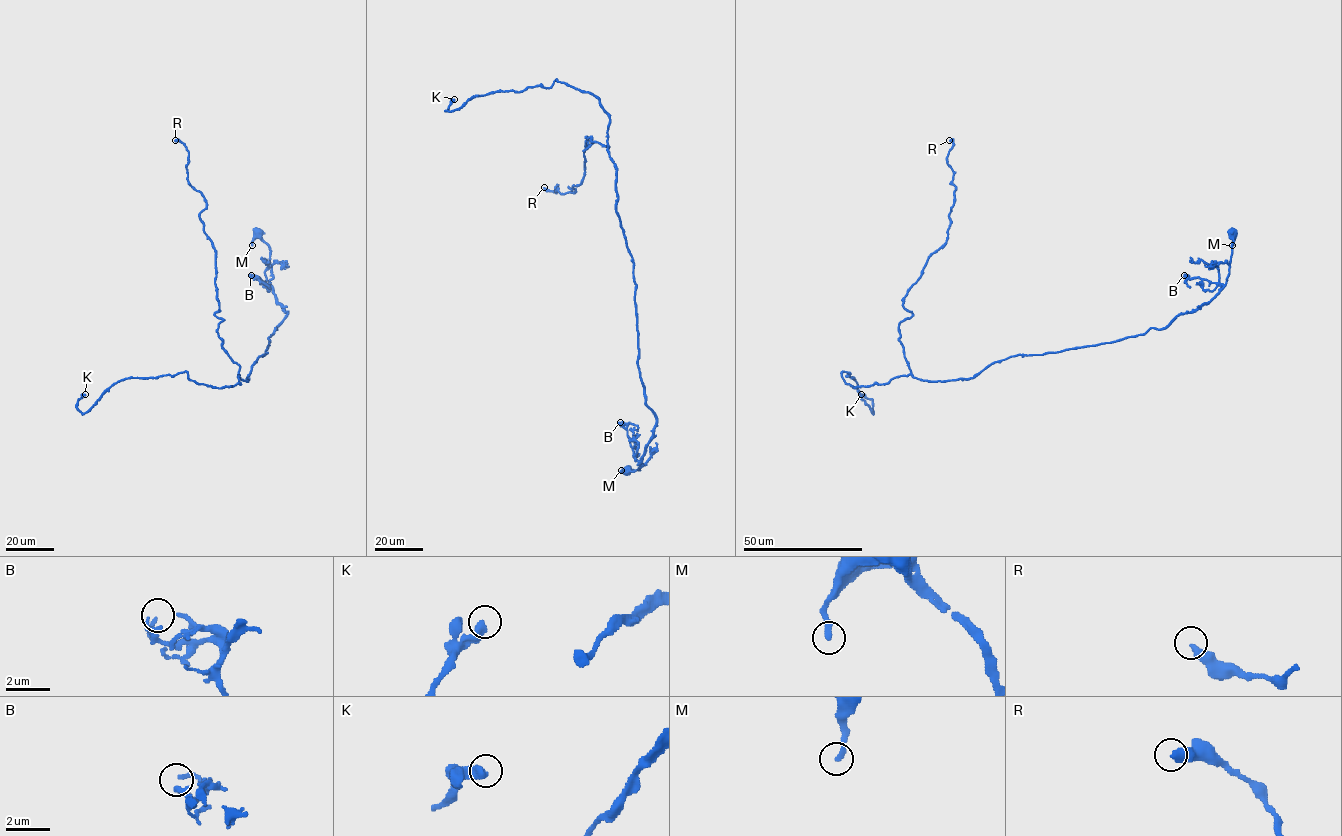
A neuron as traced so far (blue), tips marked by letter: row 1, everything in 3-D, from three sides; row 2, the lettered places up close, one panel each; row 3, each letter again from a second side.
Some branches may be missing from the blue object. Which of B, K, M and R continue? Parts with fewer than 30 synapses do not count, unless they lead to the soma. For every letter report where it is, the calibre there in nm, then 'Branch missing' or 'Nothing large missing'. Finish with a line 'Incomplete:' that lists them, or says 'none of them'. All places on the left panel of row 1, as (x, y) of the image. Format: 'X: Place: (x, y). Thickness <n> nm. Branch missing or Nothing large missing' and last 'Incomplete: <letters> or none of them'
B: Place: (251, 275). Thickness 170 nm. Nothing large missing
K: Place: (85, 394). Thickness 300 nm. Nothing large missing
M: Place: (252, 245). Thickness 240 nm. Nothing large missing
R: Place: (175, 140). Thickness 400 nm. Nothing large missing
Incomplete: none of them

